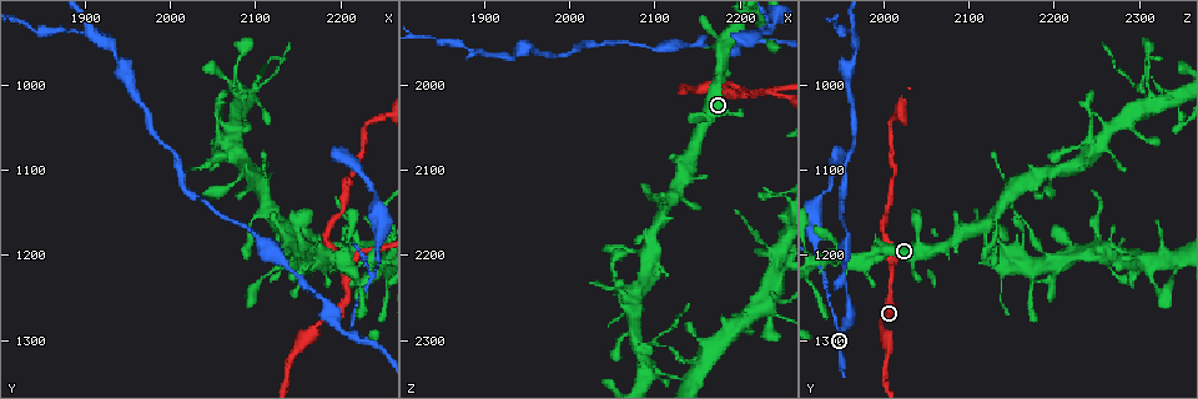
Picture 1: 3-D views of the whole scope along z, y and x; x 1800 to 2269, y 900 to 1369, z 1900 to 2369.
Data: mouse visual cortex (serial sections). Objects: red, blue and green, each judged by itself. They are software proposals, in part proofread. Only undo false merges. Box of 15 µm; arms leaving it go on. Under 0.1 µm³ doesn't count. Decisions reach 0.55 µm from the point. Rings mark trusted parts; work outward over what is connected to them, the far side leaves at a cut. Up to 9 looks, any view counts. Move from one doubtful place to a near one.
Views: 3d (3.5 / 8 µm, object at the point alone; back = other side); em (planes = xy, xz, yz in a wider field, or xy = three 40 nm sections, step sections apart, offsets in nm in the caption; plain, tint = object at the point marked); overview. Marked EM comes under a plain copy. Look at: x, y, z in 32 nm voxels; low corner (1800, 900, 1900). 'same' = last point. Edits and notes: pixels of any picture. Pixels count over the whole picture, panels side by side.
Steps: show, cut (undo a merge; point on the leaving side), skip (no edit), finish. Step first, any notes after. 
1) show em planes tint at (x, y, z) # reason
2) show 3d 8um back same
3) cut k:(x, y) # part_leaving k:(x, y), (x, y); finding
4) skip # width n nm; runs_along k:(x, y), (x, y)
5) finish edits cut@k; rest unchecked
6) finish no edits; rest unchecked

show em planes tint at (2205, 1220, 2010) # thick turns thin

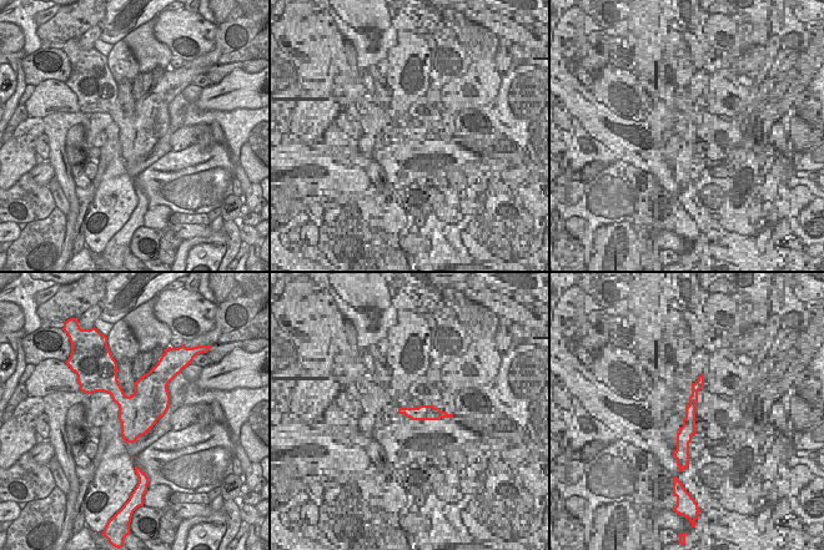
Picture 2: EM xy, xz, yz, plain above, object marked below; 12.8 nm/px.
show 3d 3.5um same

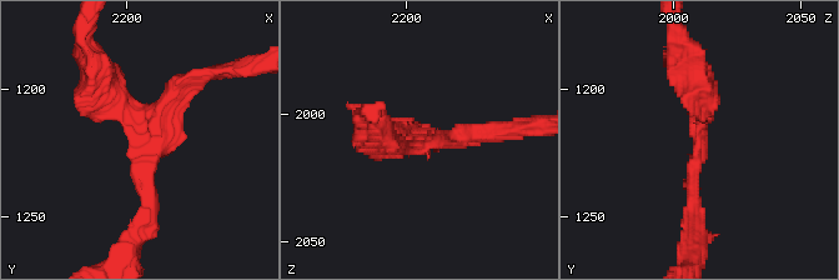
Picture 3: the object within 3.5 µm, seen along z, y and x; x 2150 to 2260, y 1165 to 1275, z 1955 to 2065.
skip # width 500 nm; runs_along 3:(149, 221), (149, 136), (99, 75); continuous, no second cell

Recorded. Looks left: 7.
show 3d 8um at (2200, 1285, 1955) # calibre changes

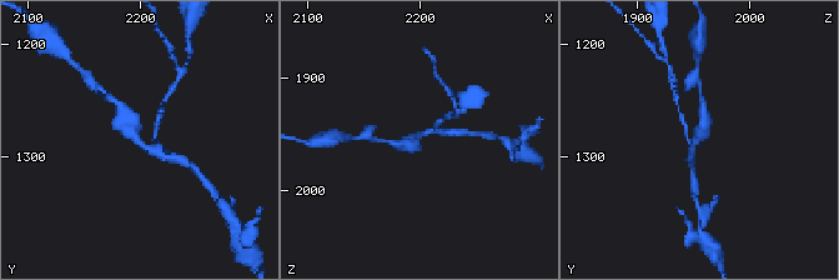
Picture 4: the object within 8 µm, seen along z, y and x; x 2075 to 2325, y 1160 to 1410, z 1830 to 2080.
show 3d 3.5um at (2198, 1286, 1954)

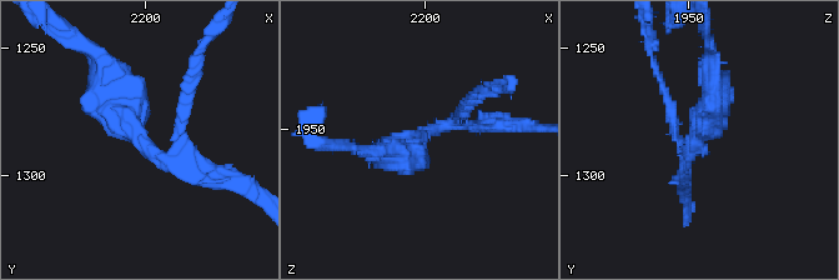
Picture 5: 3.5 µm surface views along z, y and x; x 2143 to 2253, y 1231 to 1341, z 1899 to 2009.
skip # runs_along 5:(209, 179), (125, 125), (105, 71); one cell here

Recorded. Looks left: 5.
show 3d 3.5um at (2145, 1215, 1955)

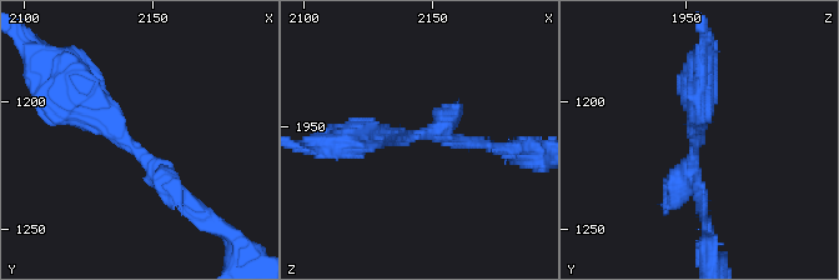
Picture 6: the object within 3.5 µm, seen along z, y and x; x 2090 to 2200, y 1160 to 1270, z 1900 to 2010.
show em xy step 3 tint at (2144, 1220, 1954) # arm_widths 200, 300 nm

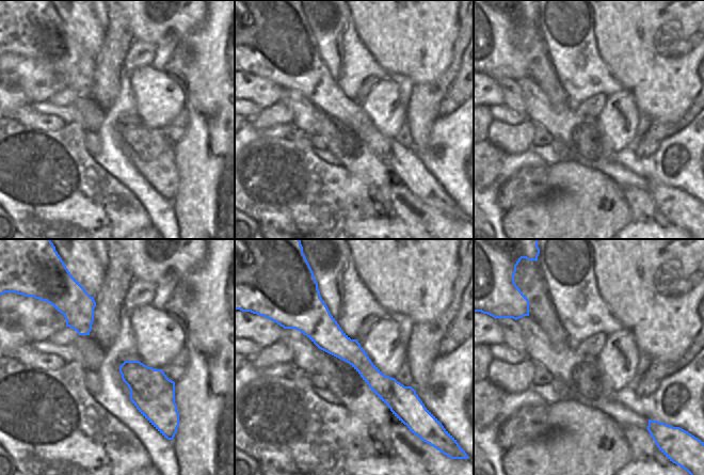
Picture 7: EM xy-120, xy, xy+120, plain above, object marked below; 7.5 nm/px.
skip # runs_along 7:(293, 323), (413, 397); continuous, no second cell

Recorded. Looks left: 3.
show 3d 3.5um at (2240, 1225, 1930) # calibre changes

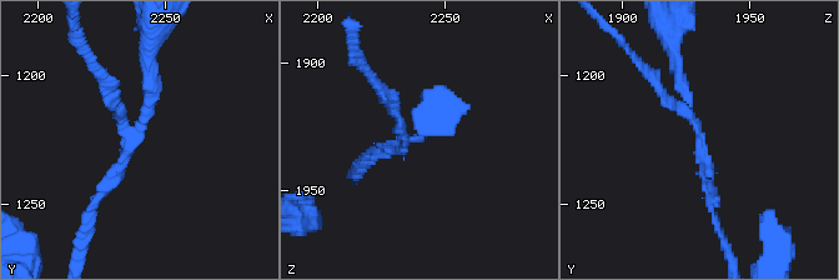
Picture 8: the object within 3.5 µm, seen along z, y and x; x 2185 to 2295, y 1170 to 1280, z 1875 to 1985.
show em xy step 1 tint at (2236, 1224, 1931) # arms 3; arm_widths 100, 150, 150 nm; shape alone is not enough

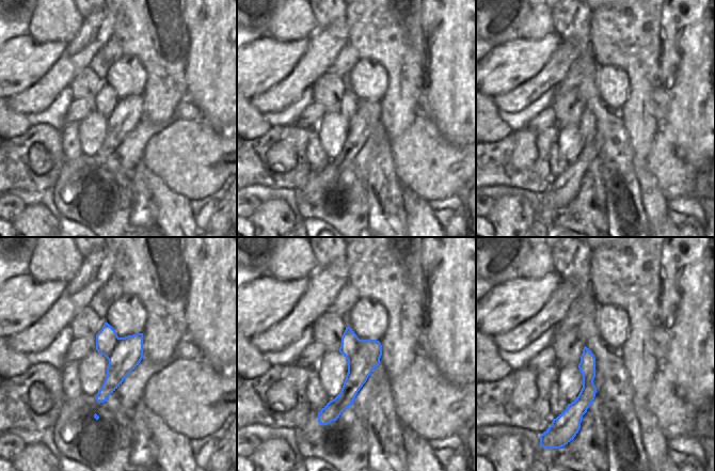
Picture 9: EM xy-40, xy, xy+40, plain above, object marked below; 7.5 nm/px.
show em xy step 3 tint same

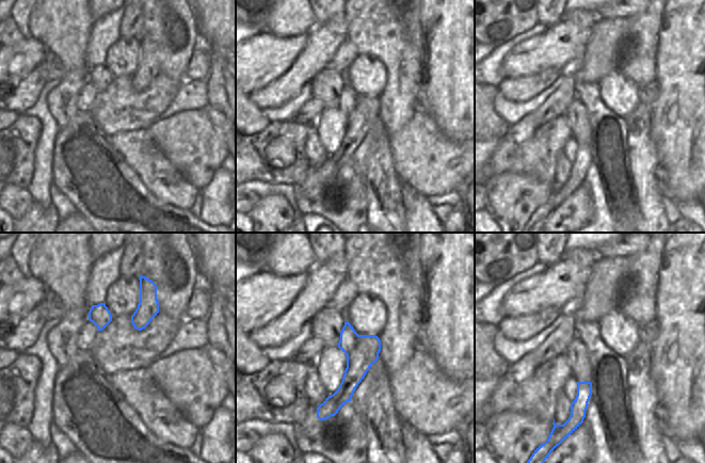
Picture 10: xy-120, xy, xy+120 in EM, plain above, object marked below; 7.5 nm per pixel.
cut 8:(114, 93) # part_leaving 8:(121, 116), (114, 89), (68, 39); a second cell is stuck on

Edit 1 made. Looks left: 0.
finish edits cut@8; rest unchecked

